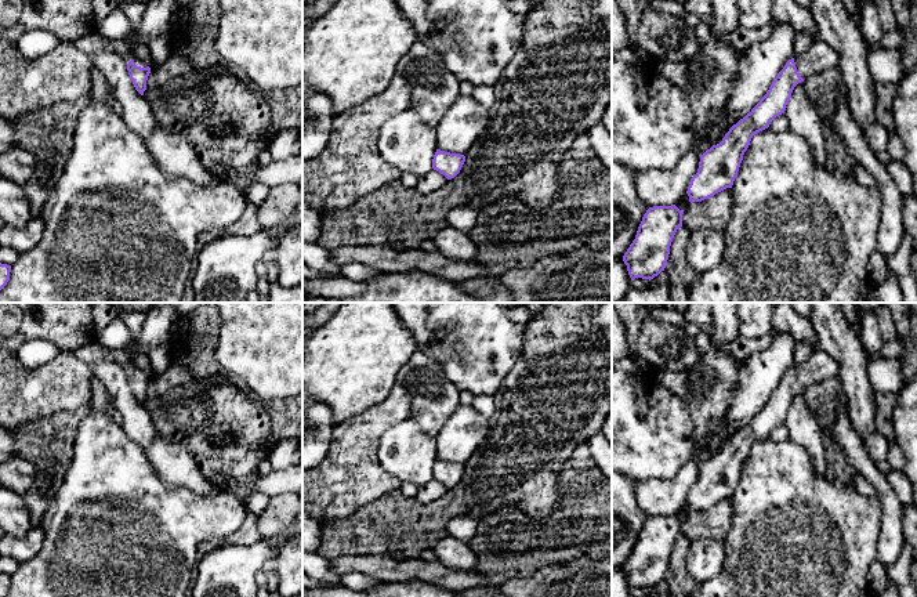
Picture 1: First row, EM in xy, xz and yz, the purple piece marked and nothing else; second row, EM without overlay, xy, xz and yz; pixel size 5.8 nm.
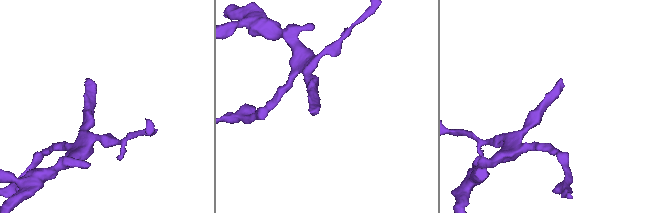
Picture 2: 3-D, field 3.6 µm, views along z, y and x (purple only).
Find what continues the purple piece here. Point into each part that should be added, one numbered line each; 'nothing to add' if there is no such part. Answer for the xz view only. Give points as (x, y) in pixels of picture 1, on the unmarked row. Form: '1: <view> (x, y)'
nothing to add

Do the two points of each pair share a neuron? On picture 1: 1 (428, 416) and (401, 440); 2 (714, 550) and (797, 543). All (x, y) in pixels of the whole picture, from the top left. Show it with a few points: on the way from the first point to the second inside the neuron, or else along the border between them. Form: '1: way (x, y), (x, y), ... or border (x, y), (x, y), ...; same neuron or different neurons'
1: border (410, 416), (426, 433), (434, 437); different neurons
2: border (724, 541), (724, 567), (709, 578); different neurons

